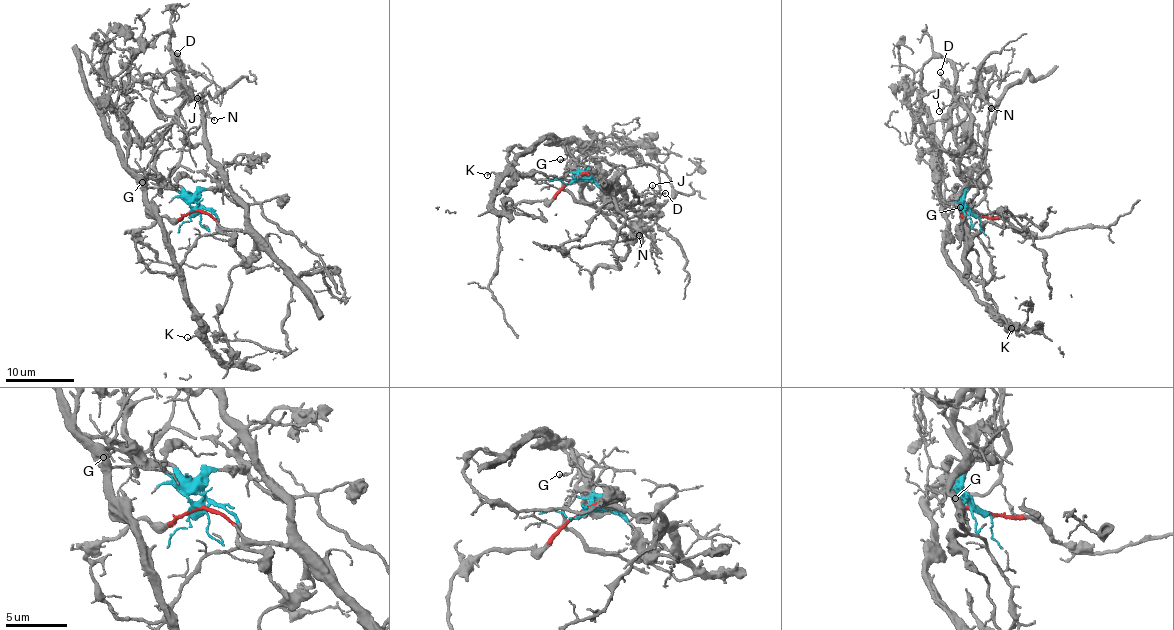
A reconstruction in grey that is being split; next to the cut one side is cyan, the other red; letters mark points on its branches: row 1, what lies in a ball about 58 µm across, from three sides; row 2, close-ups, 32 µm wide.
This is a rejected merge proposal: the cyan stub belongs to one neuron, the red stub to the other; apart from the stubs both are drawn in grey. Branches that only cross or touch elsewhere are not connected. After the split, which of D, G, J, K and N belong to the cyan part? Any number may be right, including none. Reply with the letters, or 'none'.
G, K, N

